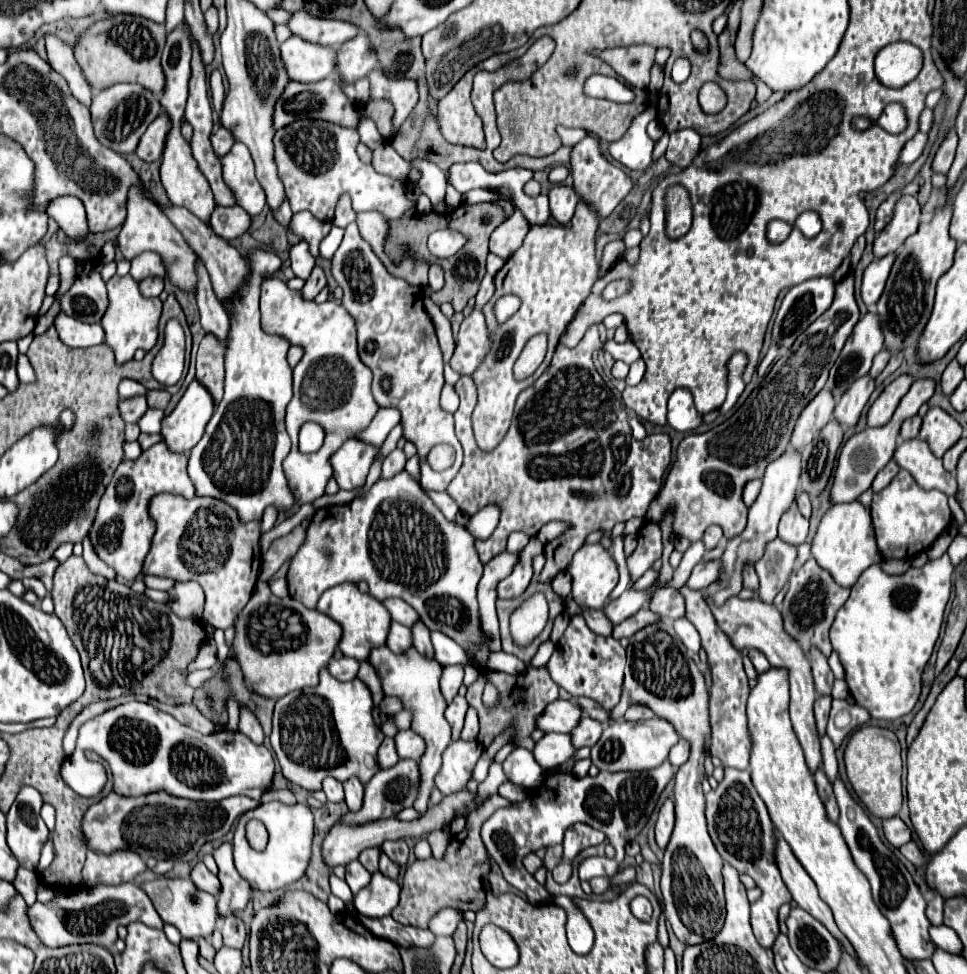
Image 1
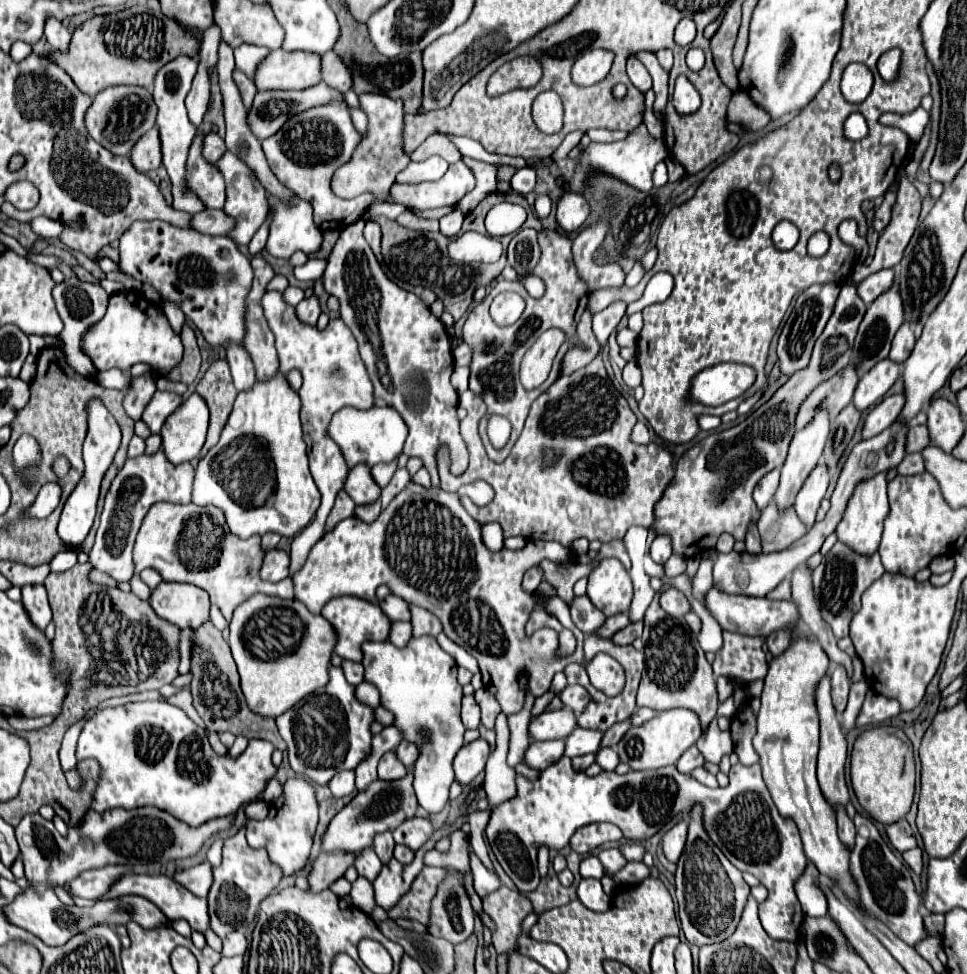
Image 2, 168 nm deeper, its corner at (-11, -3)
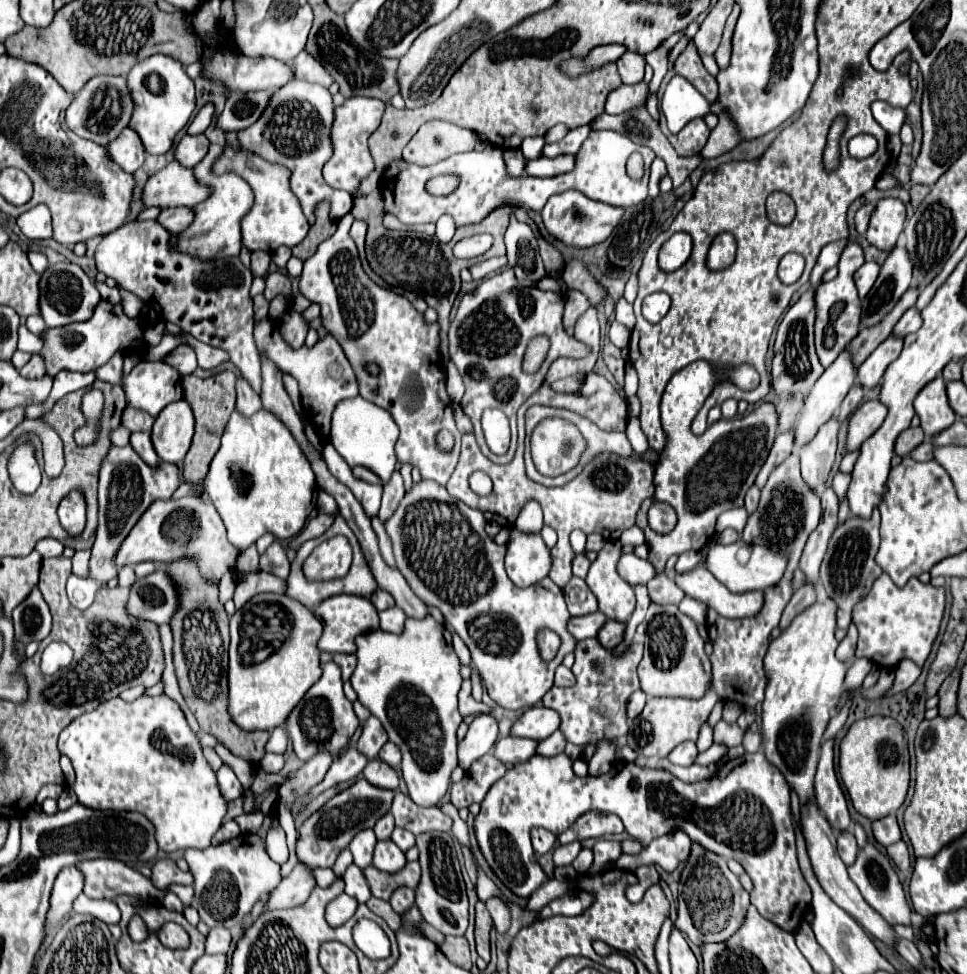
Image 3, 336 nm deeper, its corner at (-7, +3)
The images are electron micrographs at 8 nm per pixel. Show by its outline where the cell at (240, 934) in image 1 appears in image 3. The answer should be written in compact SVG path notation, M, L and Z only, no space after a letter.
M213 927L207 933L205 941L205 953L207 955L217 955L217 953L227 953L231 945L231 933L225 927Z

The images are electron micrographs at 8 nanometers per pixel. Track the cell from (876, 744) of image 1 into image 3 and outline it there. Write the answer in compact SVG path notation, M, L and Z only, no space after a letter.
M893 717L855 721L839 743L839 775L857 813L871 821L895 813L909 789L909 751L903 727Z

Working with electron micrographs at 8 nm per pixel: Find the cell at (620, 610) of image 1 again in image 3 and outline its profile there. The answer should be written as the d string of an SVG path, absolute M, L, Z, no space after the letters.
M599 611L589 613L585 617L571 617L567 623L569 633L581 641L581 639L589 639L589 637L597 637L597 631L601 629L601 625L607 621L605 615L601 615Z

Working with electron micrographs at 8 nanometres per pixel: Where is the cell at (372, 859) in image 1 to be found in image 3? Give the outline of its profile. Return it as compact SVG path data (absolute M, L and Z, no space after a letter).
M391 813L383 815L383 817L381 817L381 821L377 821L377 825L375 825L373 829L375 829L377 839L389 839L389 837L391 837L391 833L393 833L393 829L395 829L393 815L391 815Z

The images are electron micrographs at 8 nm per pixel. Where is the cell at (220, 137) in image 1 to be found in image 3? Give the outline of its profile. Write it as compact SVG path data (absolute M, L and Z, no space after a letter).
M185 135L179 145L175 147L175 159L183 165L183 167L189 167L193 169L207 153L207 147L209 147L209 139L205 135L197 135L197 137L191 137L191 135Z

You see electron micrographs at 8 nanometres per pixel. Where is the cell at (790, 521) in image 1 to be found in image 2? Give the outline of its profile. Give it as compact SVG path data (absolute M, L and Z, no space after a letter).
M817 465L795 499L793 509L807 529L811 529L815 523L815 513L819 509L821 499L825 497L827 485L829 485L829 471L825 469L825 465Z

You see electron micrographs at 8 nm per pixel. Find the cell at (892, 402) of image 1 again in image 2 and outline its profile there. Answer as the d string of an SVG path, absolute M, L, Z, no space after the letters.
M891 395L891 397L885 397L865 419L865 425L863 425L863 439L869 439L869 437L875 437L879 435L881 431L885 431L903 411L905 407L905 395Z

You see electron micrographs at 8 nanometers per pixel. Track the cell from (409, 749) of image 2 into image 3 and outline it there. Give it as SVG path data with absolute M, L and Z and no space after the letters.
M385 743L383 745L383 749L379 751L379 759L383 759L387 765L391 765L391 767L399 767L399 763L401 763L401 751L395 747L395 745L391 745L391 743Z

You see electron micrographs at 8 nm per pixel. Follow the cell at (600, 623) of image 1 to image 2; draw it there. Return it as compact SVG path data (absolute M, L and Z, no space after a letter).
M583 595L583 597L575 597L573 599L573 603L571 603L571 619L573 619L573 623L585 635L589 635L589 633L595 633L599 627L603 627L603 623L605 623L607 617L603 615L603 611L599 611L589 601L587 595Z

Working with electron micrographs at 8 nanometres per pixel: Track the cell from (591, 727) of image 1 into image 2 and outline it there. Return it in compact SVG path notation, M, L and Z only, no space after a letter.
M577 727L565 739L565 755L567 757L577 757L577 755L587 755L587 753L597 753L597 749L601 745L601 739L603 739L601 731Z

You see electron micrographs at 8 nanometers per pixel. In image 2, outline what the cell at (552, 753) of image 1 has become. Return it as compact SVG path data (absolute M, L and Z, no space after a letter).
M533 741L525 751L525 763L535 769L547 769L549 765L557 763L565 755L565 741Z

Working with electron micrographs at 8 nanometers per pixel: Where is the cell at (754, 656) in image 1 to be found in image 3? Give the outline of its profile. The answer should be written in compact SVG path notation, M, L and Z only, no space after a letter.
M805 583L803 587L799 587L799 589L793 593L791 601L787 603L779 627L781 627L781 629L789 627L789 623L791 623L801 611L805 611L809 605L813 605L815 601L817 601L817 591L815 591L815 587L813 587L811 583L809 583L809 585Z

